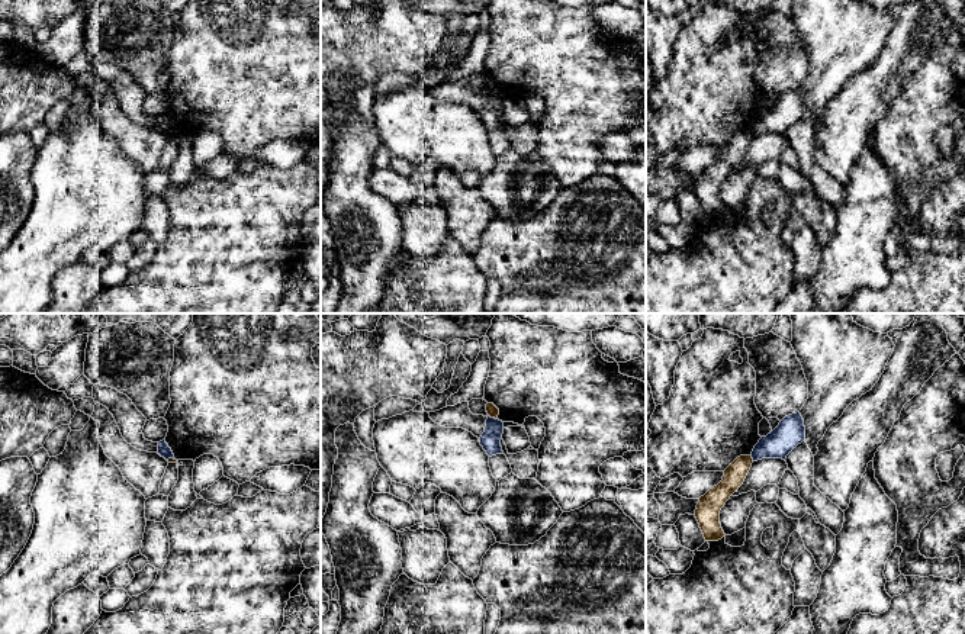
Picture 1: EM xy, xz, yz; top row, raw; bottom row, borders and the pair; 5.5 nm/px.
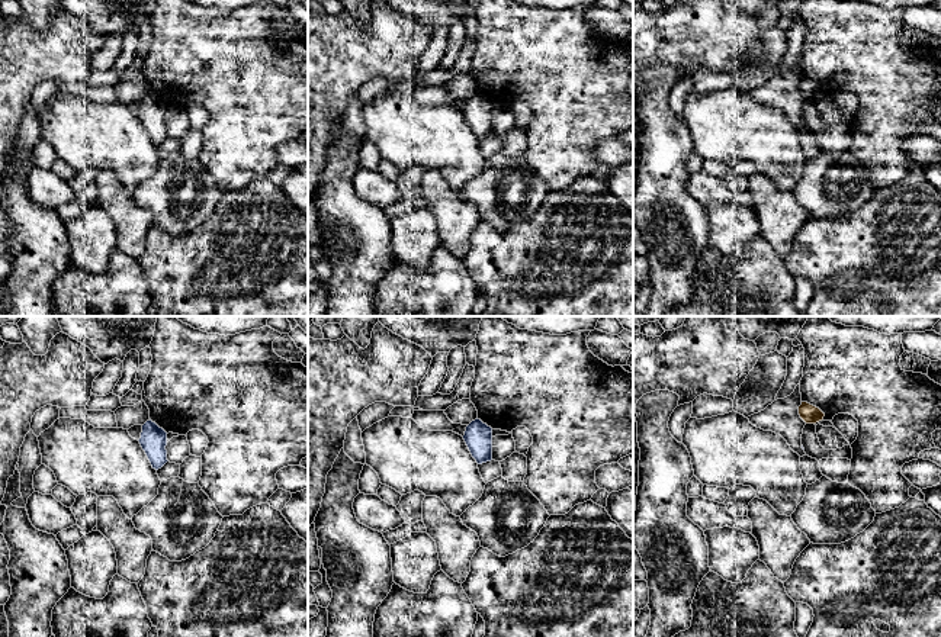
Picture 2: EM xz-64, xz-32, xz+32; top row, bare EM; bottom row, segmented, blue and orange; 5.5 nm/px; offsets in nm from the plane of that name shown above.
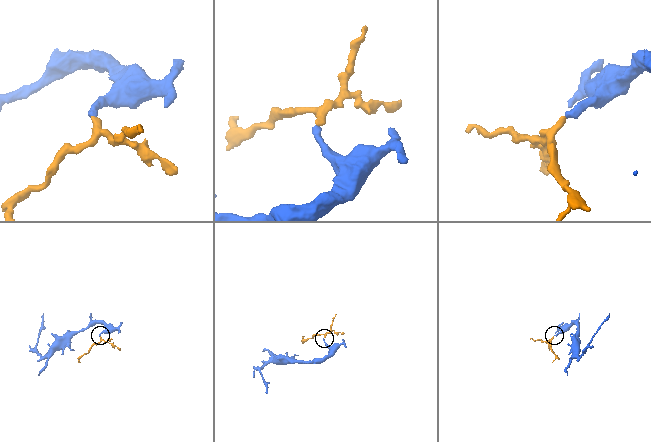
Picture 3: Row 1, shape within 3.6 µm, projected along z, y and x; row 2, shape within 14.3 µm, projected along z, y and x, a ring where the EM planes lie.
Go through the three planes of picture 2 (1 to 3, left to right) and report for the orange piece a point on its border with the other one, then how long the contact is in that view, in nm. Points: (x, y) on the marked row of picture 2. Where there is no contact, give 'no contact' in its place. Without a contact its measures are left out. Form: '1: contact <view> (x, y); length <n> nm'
1: no contact
2: no contact
3: no contact

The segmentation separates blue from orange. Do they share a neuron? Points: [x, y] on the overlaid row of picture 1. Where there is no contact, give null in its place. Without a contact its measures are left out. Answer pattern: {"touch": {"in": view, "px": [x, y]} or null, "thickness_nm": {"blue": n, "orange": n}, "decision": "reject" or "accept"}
{"touch": {"in": "xz", "px": [494, 418]}, "thickness_nm": {"blue": 110, "orange": 70}, "decision": "reject"}

